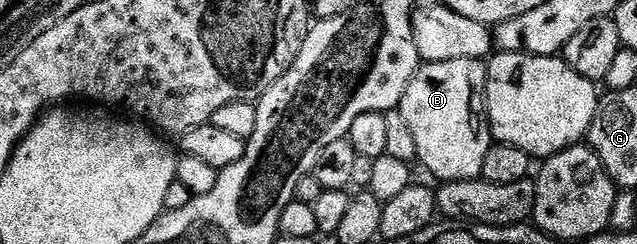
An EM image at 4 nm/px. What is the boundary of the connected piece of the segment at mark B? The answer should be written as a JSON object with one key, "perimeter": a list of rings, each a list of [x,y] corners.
{"perimeter":[[[448,59],[423,64],[402,96],[400,106],[405,121],[416,139],[418,161],[439,182],[477,181],[482,176],[484,155],[492,144],[486,116],[486,65],[479,59]]]}

